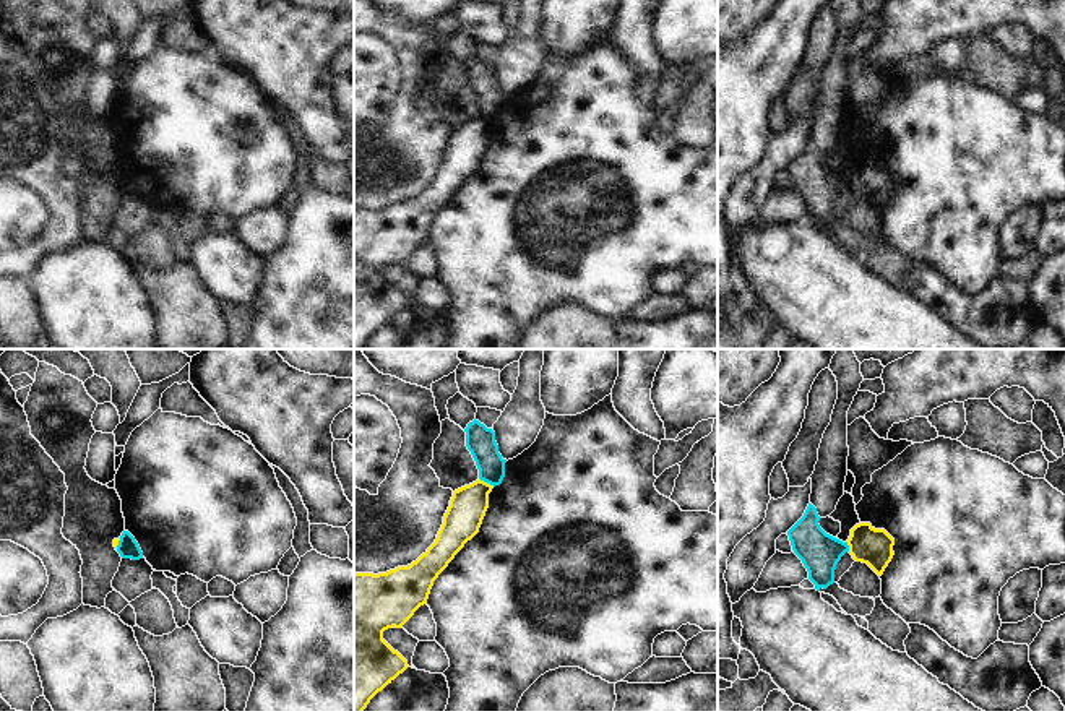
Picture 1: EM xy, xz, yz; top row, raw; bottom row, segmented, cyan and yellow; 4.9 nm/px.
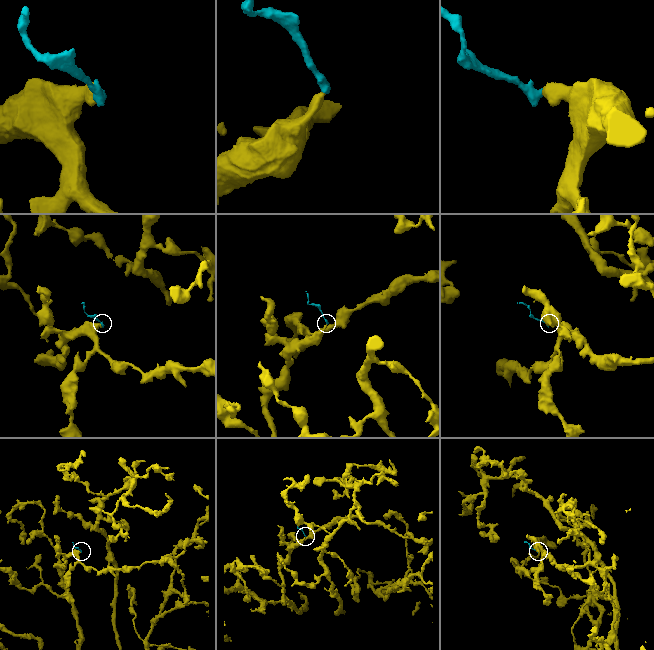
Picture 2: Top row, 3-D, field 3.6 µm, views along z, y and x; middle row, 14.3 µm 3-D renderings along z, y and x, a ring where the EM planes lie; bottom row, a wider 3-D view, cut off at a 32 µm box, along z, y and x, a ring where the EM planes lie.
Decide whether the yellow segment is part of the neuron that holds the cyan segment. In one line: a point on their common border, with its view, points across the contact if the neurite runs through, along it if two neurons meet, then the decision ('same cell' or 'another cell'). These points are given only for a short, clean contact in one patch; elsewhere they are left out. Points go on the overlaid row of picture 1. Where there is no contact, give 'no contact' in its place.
contact xz (487, 482); border xz (479, 478), (494, 486); another cell

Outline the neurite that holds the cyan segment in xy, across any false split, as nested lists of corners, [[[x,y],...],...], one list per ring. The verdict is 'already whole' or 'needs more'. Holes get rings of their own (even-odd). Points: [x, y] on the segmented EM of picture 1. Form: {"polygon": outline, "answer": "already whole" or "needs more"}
{"polygon": [[[128,531],[122,532],[119,545],[117,545],[117,552],[120,554],[122,558],[132,558],[132,560],[143,558],[143,552],[138,542]]], "answer": "already whole"}

